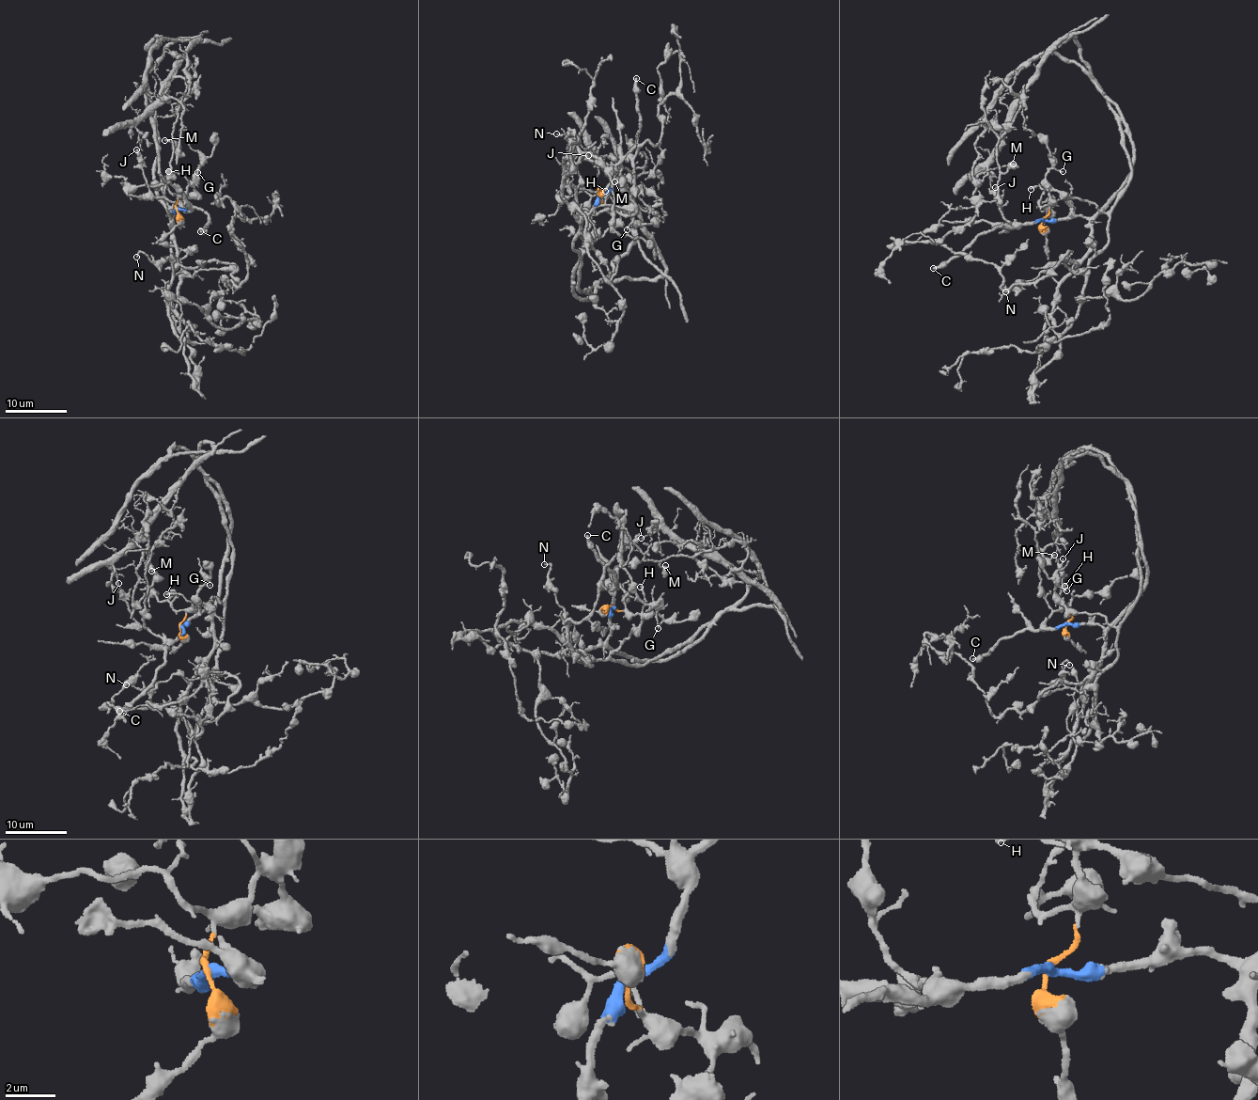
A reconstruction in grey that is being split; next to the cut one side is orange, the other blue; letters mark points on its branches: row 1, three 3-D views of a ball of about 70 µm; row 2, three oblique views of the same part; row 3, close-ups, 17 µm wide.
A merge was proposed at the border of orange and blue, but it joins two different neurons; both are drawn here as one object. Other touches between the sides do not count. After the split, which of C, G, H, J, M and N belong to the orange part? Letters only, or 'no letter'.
G, H

